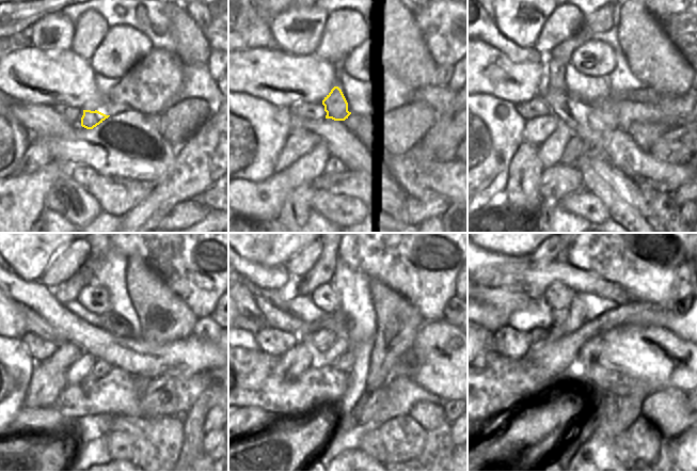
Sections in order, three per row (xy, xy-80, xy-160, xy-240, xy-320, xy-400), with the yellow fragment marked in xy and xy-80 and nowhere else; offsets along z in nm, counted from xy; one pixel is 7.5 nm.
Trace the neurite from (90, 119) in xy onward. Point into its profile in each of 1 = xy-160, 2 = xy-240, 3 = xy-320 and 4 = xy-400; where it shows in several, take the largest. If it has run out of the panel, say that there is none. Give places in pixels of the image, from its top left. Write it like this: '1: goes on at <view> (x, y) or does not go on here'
1: goes on at xy-160 (555, 72)
2: goes on at xy-240 (68, 290)
3: goes on at xy-320 (322, 271)
4: goes on at xy-400 (563, 256)

